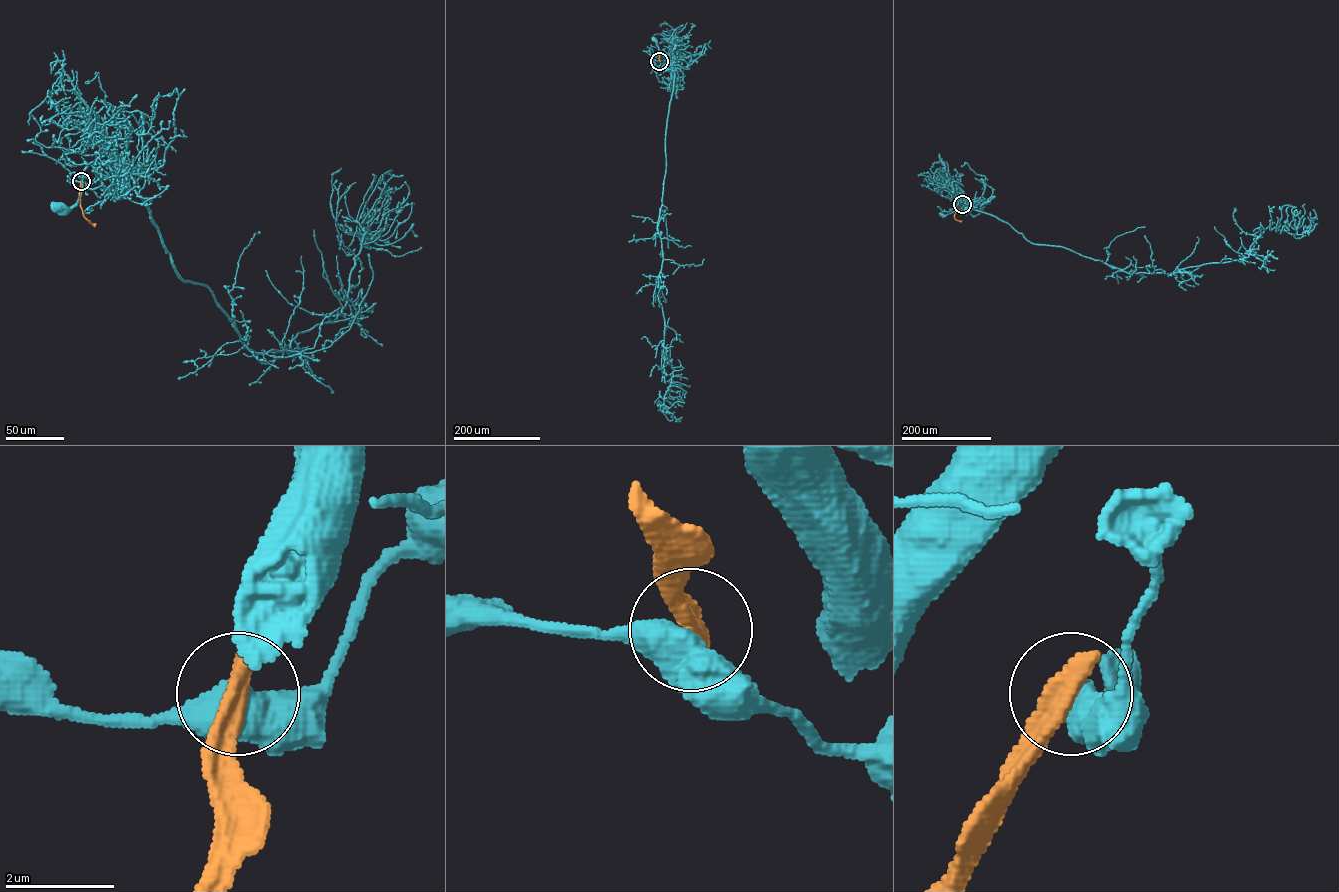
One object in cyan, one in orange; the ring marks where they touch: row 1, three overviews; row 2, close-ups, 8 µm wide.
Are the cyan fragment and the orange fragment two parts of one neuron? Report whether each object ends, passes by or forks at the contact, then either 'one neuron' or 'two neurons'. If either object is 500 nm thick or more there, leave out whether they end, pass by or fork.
two neurons

